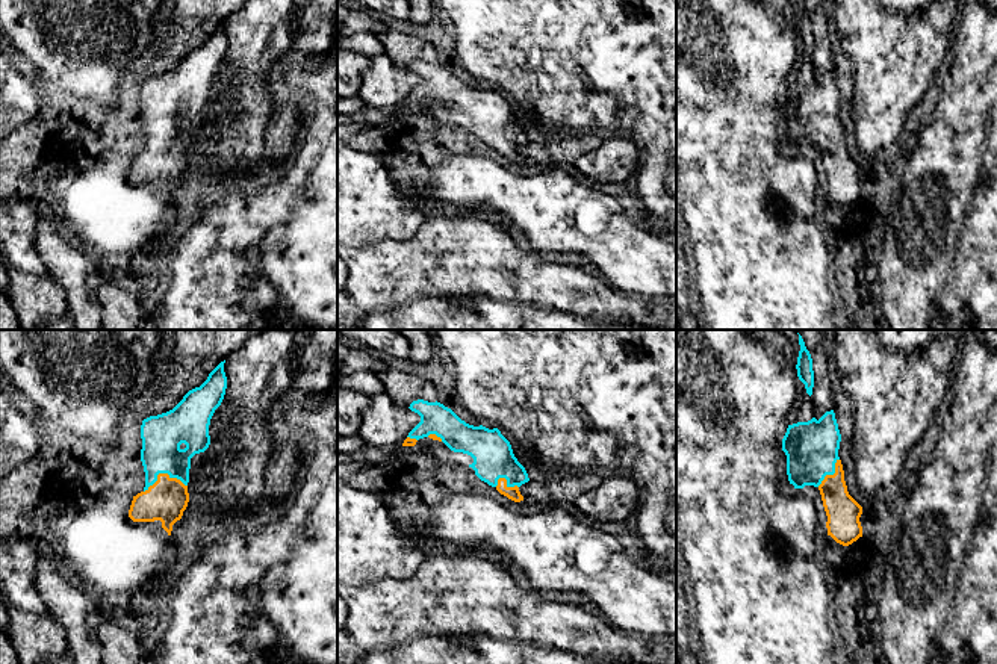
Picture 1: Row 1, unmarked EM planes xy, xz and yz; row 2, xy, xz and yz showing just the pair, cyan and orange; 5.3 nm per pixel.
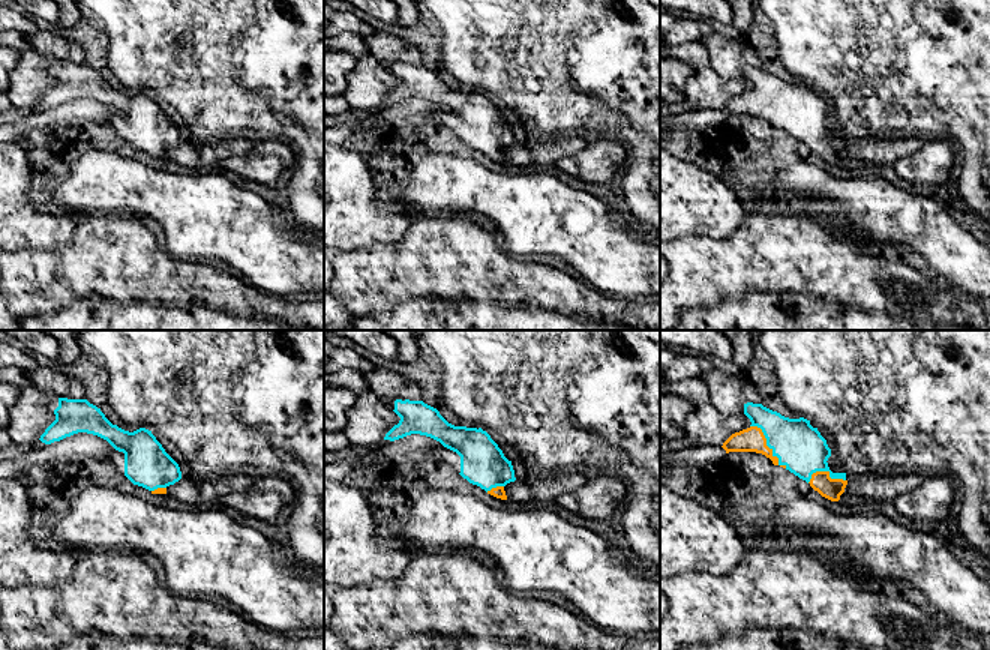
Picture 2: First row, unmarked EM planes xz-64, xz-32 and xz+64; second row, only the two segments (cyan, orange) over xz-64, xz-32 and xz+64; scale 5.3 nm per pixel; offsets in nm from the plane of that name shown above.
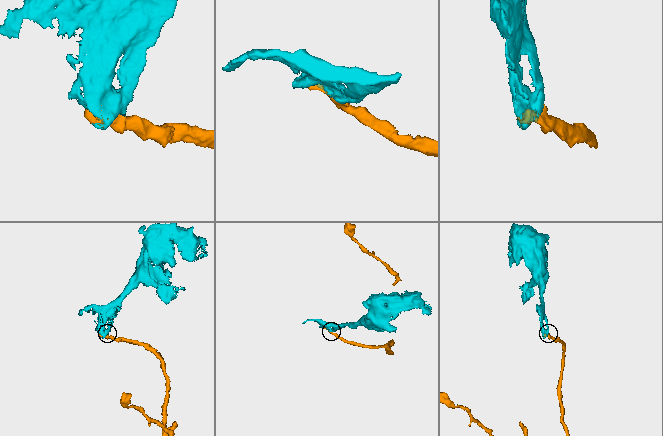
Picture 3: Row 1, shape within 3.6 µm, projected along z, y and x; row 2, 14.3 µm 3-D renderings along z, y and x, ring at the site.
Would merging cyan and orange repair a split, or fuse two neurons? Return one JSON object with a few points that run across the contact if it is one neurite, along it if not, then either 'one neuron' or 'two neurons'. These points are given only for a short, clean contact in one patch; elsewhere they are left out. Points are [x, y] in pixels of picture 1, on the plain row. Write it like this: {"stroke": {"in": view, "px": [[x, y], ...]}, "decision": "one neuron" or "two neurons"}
{"decision": "one neuron"}

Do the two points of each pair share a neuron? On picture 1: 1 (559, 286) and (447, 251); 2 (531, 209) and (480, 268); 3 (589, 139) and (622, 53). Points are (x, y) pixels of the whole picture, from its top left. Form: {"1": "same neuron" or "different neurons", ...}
{"1": "same neuron", "2": "different neurons", "3": "different neurons"}

